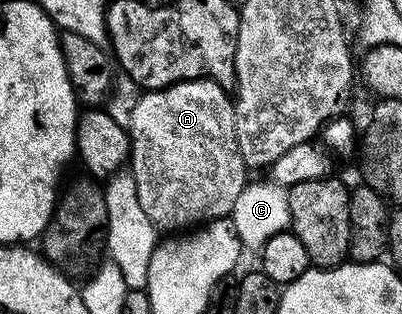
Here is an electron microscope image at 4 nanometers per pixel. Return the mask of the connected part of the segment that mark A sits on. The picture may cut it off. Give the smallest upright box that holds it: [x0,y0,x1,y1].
[128,79,248,233]

